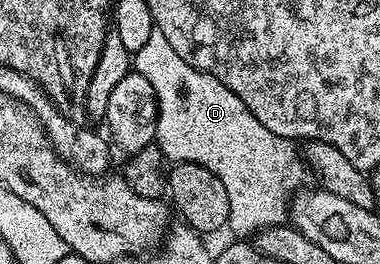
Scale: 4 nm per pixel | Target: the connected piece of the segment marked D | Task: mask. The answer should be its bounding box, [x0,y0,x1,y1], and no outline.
[133,29,305,233]

